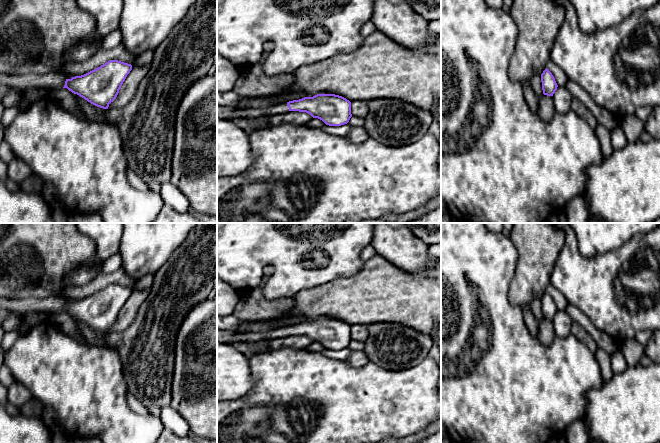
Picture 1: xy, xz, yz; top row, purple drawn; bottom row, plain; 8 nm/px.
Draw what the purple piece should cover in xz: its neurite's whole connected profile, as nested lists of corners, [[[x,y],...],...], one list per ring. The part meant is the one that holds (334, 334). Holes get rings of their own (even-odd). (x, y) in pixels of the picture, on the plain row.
[[[317,318],[313,321],[280,326],[266,333],[239,333],[217,329],[217,341],[228,344],[248,341],[271,341],[280,337],[288,337],[289,335],[306,336],[313,342],[318,342],[329,350],[347,348],[352,341],[351,326],[335,318]]]

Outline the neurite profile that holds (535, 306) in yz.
[[[541,299],[533,300],[529,306],[533,316],[537,319],[537,321],[543,319]]]

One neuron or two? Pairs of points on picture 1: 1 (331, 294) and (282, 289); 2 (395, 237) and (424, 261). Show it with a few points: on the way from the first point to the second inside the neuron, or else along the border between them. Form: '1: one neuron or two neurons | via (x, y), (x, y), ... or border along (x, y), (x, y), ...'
1: two neurons | border along (322, 285), (304, 288), (293, 297)
2: one neuron | via (402, 244), (417, 259)

